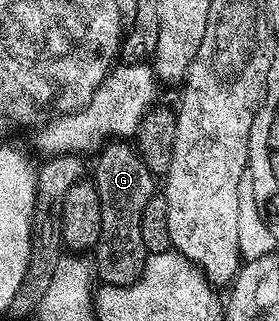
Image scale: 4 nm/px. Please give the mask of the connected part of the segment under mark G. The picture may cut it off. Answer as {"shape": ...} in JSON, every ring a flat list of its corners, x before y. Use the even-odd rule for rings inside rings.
{"shape":[[112,140,98,151,95,162,95,175,93,181,97,188,97,196,101,196,101,236,99,242,93,248,95,254,93,269,100,283,108,286,128,286,139,279,139,274,145,268,149,257,145,248,145,240,141,240,141,212,145,212,145,204,149,204,151,198,156,197,156,175,143,163,136,147,127,140]]}

